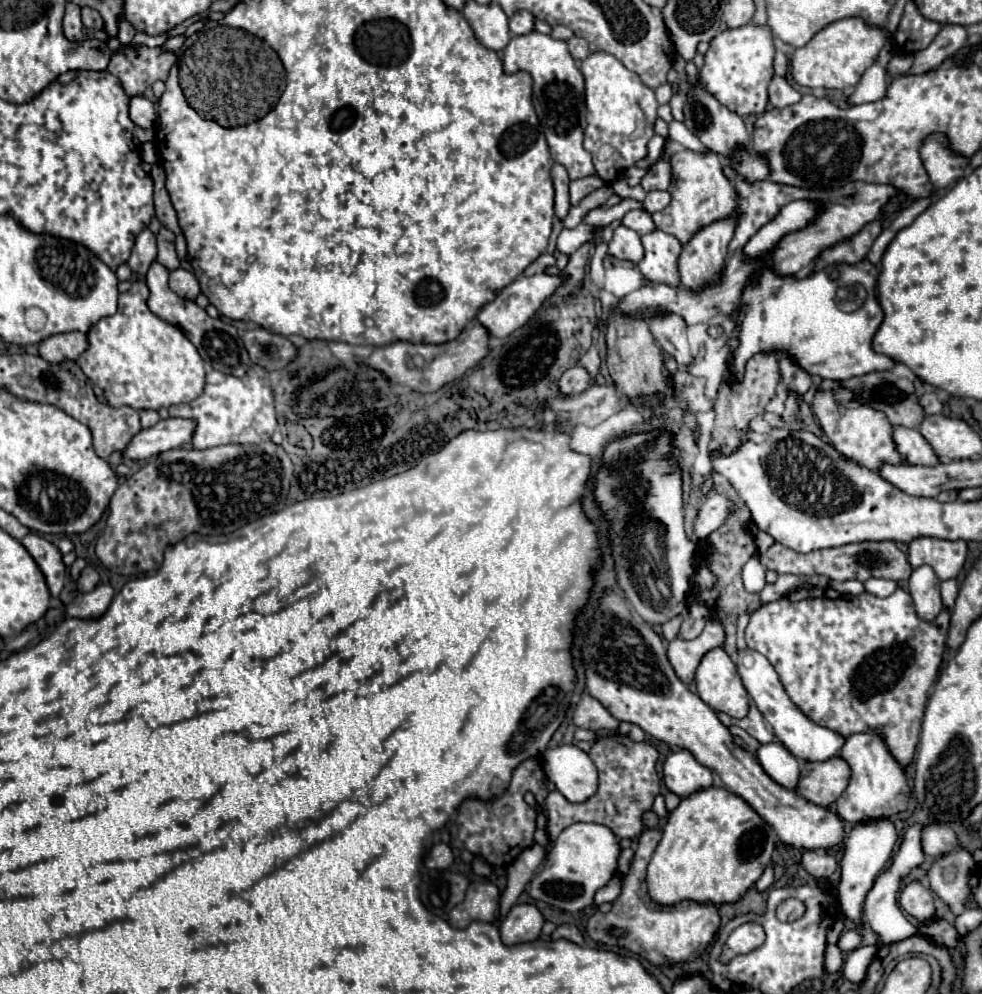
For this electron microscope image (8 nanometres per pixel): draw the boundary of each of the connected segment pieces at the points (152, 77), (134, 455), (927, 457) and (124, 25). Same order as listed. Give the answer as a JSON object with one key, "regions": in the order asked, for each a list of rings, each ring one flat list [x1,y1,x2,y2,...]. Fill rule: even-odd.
{"regions":[[[127,45,111,55,107,71,121,81,129,97,137,97,145,95,145,91,155,81,165,81,175,61,177,55,163,47,151,49,141,45]],[[169,417,149,429,141,429,133,437,133,443,129,443,129,447,123,451,123,455,129,459,149,459,153,455,159,455,161,451,187,445,193,439,193,431,193,419]],[[897,425,893,429,893,439,897,443,897,449,901,451,903,461,913,465,937,465,939,457,935,455,929,441,917,431]],[[119,17,119,21,117,21,117,27,119,27,119,31,117,31,117,39,123,43,123,45,127,45,127,43,131,43,133,41,133,37,135,37,135,27,125,19,125,17]]]}

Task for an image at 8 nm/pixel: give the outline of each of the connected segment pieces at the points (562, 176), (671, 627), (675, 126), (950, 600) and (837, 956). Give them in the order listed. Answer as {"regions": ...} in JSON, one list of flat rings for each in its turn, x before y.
{"regions":[[[553,165,551,179,553,179,553,187,555,187,555,215,559,219,563,219,571,207,569,205,569,175,567,175,565,167]],[[673,617,671,621,667,621,663,625,663,637,667,641,673,641,677,637,677,631,679,631,679,625,681,625,681,617]],[[671,121,669,123,669,139,681,143,683,147,687,147,687,149,691,149,695,153,707,153,705,145,683,123,679,123,679,121]],[[950,579,941,583,940,590,944,608,953,609,959,587,960,583,956,579]],[[827,947,825,949,825,971,837,973,843,965,843,951,839,947]]]}

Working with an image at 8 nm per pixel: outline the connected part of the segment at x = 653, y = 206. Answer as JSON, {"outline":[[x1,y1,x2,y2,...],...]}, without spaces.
{"outline":[[649,191,645,201,643,201,643,207,649,211,649,213,655,213,655,211,663,211,671,201,671,193,669,191]]}

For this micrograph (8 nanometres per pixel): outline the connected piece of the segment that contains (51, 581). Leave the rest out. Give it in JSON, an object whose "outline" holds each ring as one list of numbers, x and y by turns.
{"outline":[[35,532,25,535,21,545,29,551,29,555,35,559,35,563,41,569,41,573,45,575,45,581,47,581,51,597,57,599,61,589,63,589,63,585,65,585,65,579,67,579,67,569,65,569,65,565,61,561,59,549]]}

